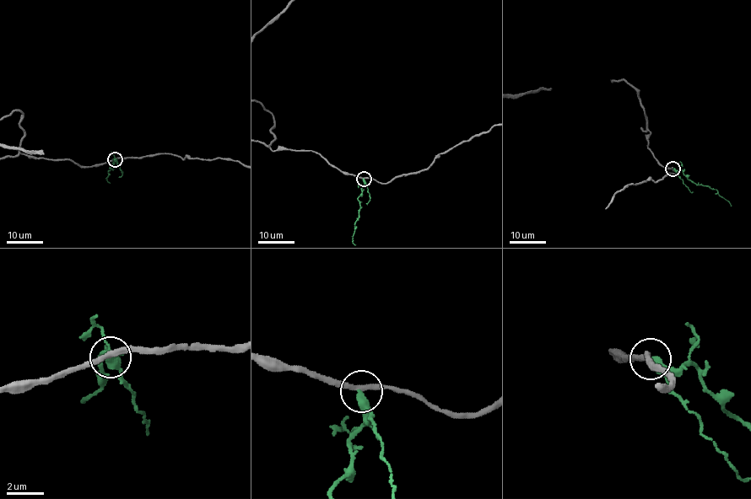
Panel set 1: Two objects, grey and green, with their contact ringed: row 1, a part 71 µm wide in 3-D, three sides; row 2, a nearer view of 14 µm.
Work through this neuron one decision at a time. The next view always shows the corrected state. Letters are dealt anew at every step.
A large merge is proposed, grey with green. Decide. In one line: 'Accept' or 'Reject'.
Reject

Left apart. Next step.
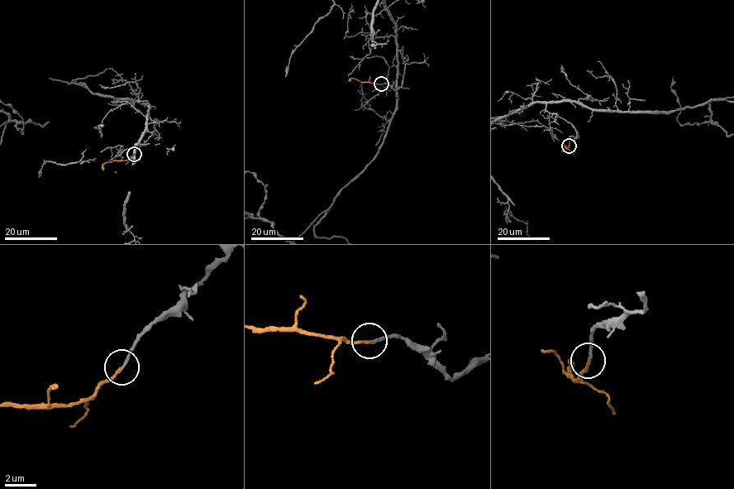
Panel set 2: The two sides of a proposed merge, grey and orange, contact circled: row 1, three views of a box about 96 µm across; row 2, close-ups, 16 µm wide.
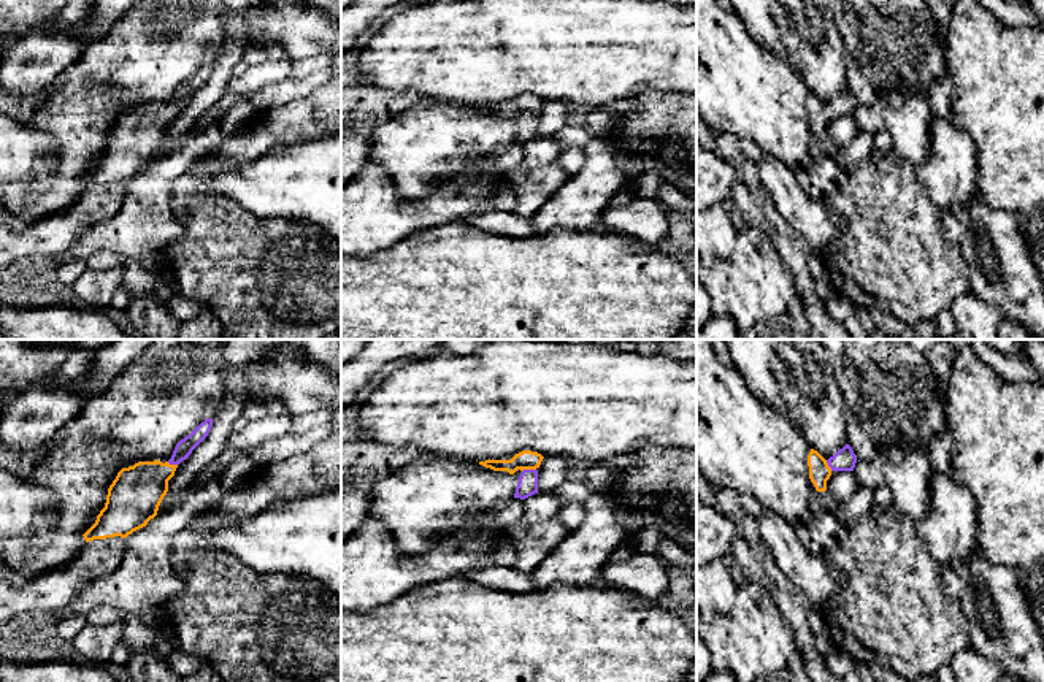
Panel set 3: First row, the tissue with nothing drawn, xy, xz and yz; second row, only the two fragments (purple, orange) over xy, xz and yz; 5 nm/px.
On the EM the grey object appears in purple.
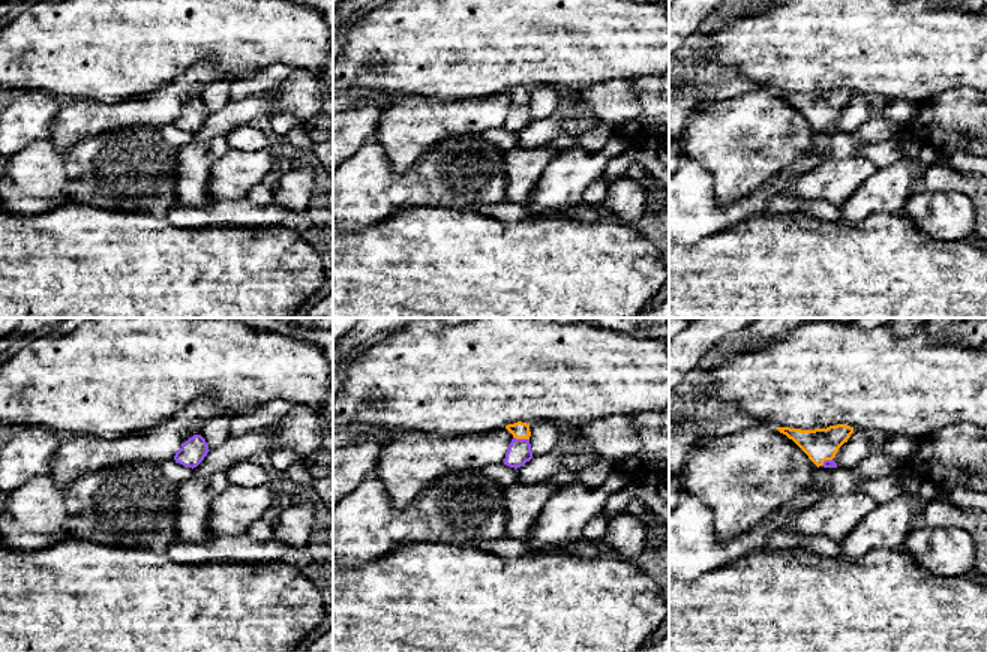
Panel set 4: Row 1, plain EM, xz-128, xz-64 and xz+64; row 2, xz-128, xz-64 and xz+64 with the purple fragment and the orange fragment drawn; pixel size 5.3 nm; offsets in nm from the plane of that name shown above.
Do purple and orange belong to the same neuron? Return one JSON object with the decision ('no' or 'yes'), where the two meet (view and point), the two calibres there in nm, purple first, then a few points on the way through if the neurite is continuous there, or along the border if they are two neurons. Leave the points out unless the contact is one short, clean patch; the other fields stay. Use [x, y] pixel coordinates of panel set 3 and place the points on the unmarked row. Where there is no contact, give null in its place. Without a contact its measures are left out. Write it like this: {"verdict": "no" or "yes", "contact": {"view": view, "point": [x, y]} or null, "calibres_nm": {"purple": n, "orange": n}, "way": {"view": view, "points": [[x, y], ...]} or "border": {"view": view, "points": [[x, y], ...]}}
{"verdict": "yes", "contact": {"view": "xz", "point": [529, 114]}, "calibres_nm": {"purple": 110, "orange": 100}, "way": {"view": "xz", "points": [[527, 130], [529, 114], [524, 105]]}}

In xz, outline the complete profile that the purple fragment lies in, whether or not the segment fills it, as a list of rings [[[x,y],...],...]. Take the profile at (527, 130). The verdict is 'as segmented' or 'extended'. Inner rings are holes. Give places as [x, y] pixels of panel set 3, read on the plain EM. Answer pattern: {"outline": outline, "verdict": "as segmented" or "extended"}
{"outline": [[[522,95],[516,98],[511,105],[486,105],[479,109],[490,113],[493,116],[508,116],[514,119],[517,114],[522,116],[514,143],[525,144],[538,138],[538,113],[543,106],[543,100],[532,95]]], "verdict": "extended"}

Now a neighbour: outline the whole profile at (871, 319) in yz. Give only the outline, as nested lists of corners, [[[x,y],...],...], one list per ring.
[[[858,306],[857,317],[862,328],[873,335],[873,339],[922,339],[909,324],[896,319],[887,309]]]

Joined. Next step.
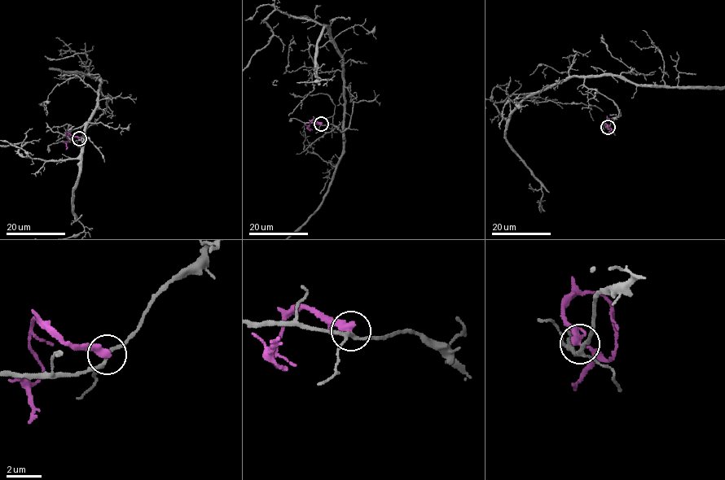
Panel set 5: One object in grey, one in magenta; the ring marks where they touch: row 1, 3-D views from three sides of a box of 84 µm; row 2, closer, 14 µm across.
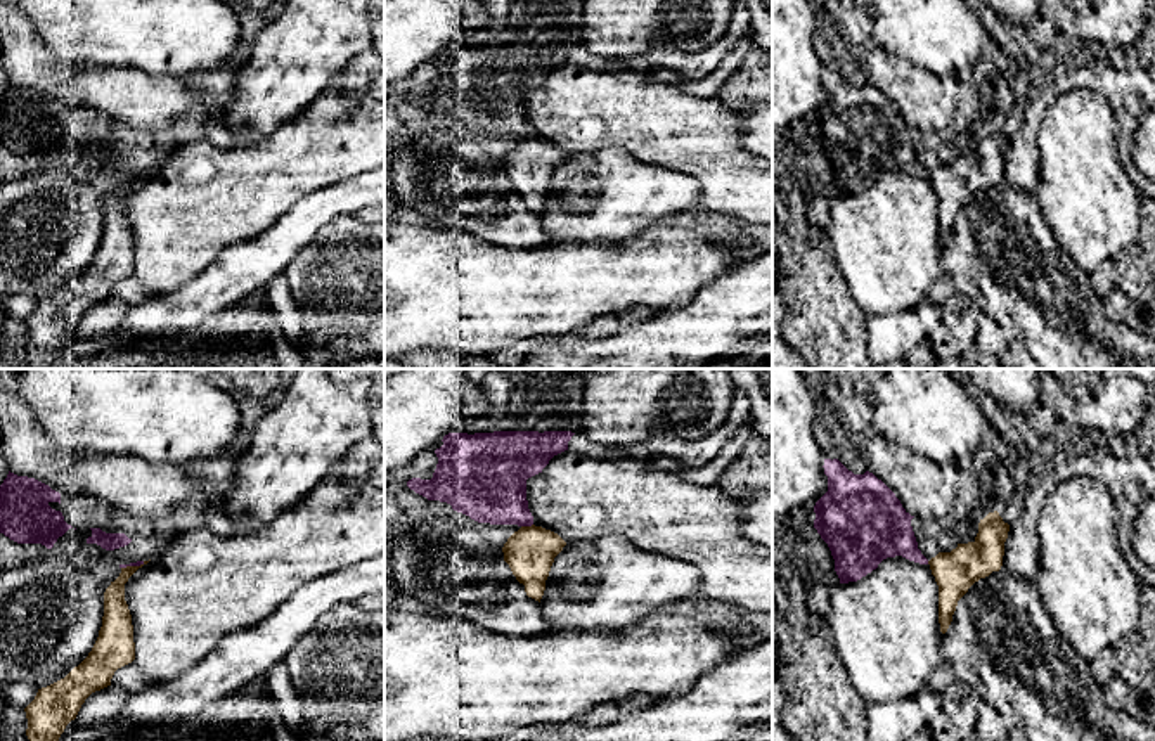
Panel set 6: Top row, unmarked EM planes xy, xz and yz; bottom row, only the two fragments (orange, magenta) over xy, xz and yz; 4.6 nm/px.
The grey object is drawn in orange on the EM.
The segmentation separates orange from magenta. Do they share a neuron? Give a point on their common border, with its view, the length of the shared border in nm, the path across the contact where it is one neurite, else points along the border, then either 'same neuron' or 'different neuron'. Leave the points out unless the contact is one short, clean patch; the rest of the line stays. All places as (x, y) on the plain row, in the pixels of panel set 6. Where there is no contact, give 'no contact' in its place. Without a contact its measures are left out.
meets orange in xz at (527, 139); contact 60 nm long; border along xz (532, 135), (522, 139); different neuron

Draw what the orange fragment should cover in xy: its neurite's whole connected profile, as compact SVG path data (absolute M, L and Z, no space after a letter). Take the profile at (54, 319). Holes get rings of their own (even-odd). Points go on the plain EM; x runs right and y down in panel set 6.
M140 178L121 180L104 204L104 229L88 268L64 291L38 301L24 320L26 348L31 357L55 357L66 338L76 331L85 312L107 298L114 284L135 272L133 237L125 213L125 196Z

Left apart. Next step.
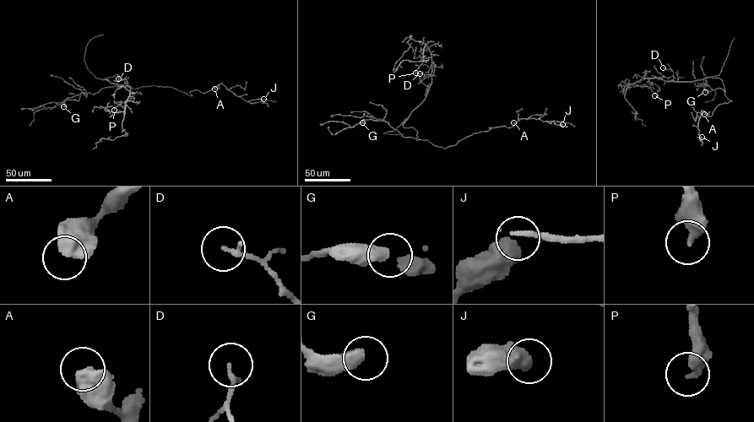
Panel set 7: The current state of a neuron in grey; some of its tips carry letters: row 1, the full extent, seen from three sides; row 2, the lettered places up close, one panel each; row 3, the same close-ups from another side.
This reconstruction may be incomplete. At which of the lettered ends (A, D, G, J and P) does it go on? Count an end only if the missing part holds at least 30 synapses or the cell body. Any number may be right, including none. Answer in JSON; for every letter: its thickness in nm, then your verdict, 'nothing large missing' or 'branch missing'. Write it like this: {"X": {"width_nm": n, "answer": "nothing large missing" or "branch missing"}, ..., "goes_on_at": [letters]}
{"A": {"width_nm": 650, "answer": "nothing large missing"}, "D": {"width_nm": 140, "answer": "nothing large missing"}, "G": {"width_nm": 480, "answer": "nothing large missing"}, "J": {"width_nm": 650, "answer": "nothing large missing"}, "P": {"width_nm": 280, "answer": "nothing large missing"}, "goes_on_at": []}

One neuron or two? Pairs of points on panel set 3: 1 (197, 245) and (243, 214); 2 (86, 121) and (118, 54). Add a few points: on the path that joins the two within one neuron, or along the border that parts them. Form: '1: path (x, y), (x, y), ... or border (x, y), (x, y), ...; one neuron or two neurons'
1: path (202, 230), (218, 214), (229, 214); one neuron
2: path (86, 105), (86, 89), (105, 70); one neuron

